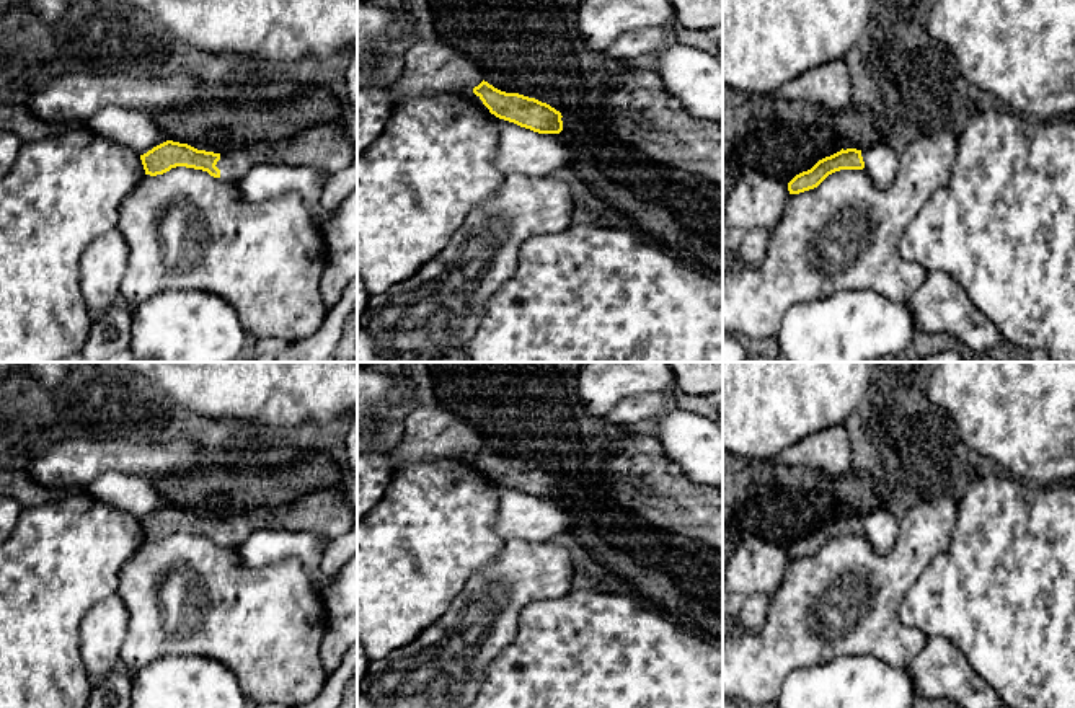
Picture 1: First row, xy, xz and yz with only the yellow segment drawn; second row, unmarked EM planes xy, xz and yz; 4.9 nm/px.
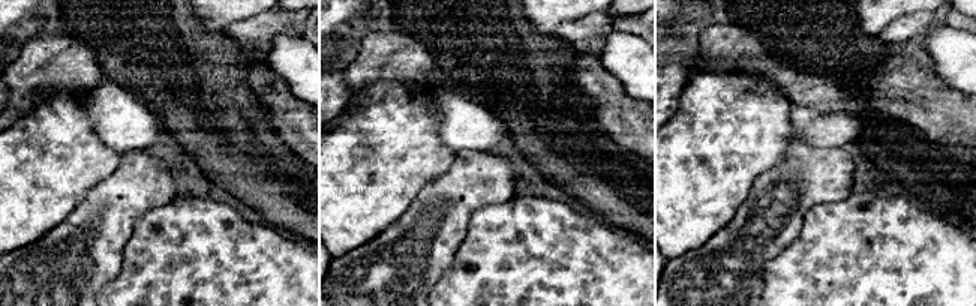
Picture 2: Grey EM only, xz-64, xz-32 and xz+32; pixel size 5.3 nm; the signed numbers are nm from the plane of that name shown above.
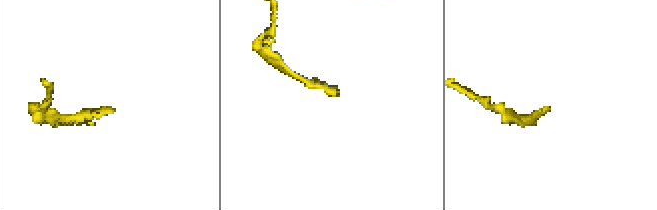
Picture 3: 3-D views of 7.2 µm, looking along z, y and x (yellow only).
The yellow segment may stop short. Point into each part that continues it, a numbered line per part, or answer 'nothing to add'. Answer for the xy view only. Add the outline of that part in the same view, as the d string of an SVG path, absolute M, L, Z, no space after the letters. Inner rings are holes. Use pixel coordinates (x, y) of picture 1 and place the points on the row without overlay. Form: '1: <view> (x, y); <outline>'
1: xy (325, 513); M336 486L313 491L276 509L253 509L220 519L215 532L220 535L220 546L235 546L263 529L308 532L331 540L349 532L356 524L357 514L346 504Z

